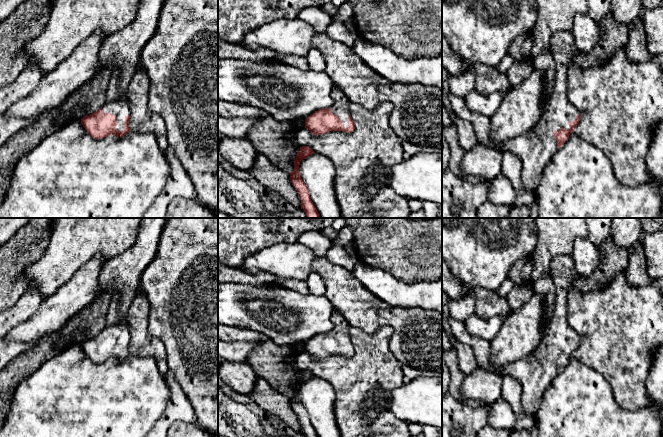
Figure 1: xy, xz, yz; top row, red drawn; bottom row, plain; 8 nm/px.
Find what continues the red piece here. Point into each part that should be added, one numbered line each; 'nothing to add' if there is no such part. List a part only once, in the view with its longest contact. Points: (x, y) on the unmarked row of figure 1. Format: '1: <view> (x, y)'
1: xy (120, 332)

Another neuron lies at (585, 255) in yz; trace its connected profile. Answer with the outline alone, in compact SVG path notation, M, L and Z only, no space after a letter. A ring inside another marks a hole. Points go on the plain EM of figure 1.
M577 238L571 257L575 263L577 276L590 276L599 264L599 250L586 238Z

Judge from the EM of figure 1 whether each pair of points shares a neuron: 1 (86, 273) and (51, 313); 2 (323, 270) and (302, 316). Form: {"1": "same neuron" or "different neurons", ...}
{"1": "same neuron", "2": "different neurons"}

